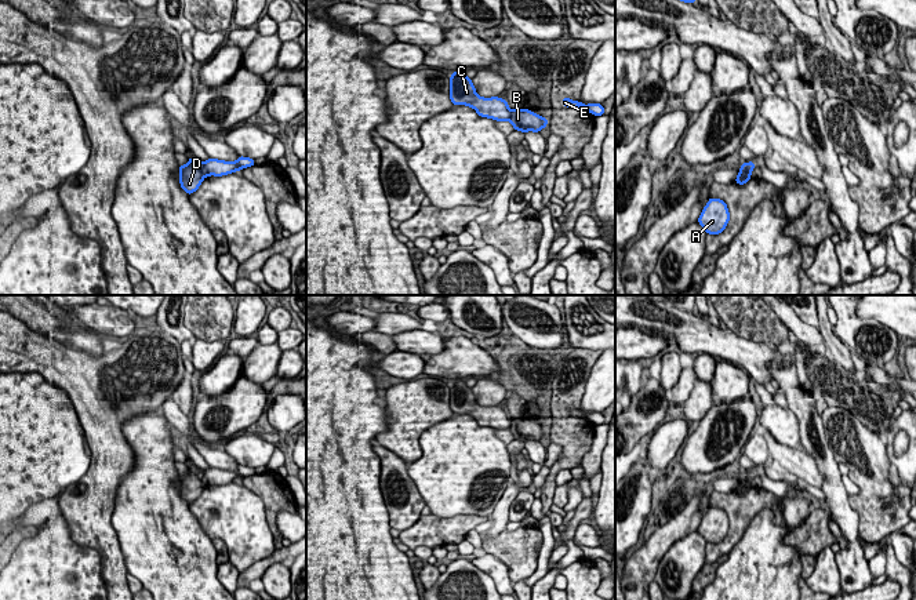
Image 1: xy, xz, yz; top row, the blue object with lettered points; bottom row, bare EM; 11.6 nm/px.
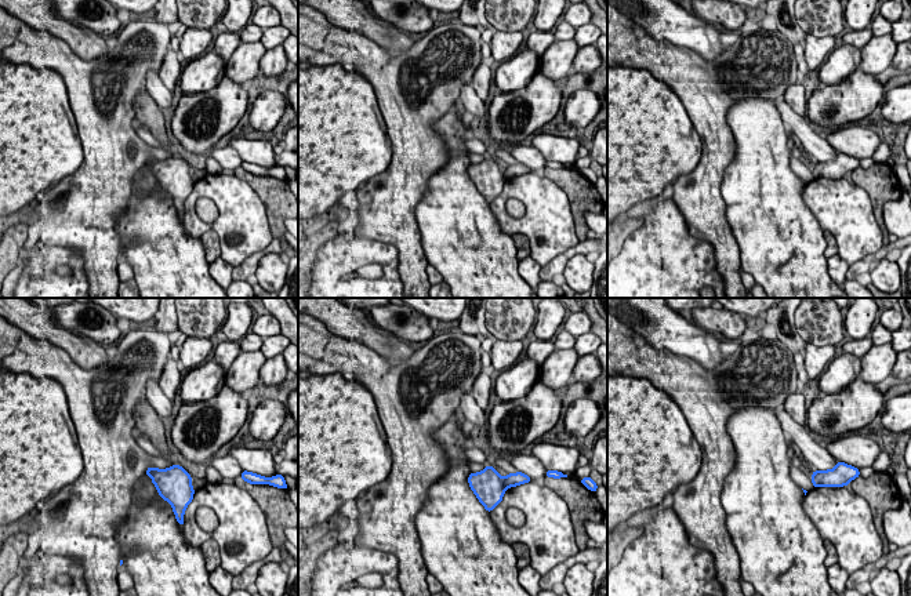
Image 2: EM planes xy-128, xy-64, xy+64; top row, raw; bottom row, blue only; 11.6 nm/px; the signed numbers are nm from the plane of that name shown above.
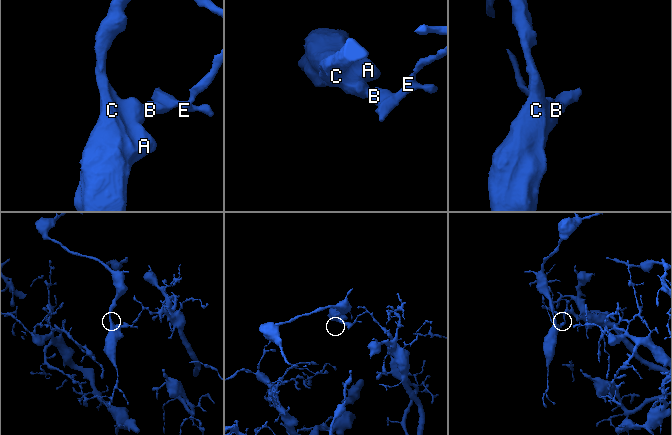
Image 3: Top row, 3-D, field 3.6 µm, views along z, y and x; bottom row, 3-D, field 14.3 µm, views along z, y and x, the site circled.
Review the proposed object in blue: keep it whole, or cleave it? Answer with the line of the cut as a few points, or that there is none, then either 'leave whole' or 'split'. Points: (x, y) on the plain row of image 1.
cut in xy along (199, 473), (203, 486); split

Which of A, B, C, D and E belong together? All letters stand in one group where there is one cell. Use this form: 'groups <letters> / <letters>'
groups A C D / B E

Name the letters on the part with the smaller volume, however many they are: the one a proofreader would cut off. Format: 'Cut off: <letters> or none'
Cut off: A, C, D

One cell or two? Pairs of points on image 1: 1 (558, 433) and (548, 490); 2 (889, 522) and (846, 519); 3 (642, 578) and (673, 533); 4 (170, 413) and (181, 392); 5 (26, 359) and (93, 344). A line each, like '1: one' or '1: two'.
1: one
2: two
3: one
4: two
5: two

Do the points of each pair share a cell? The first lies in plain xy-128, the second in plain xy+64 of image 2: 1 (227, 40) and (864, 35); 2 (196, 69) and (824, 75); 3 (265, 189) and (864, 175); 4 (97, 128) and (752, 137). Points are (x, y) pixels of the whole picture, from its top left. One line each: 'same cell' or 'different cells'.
1: same cell
2: same cell
3: same cell
4: different cells

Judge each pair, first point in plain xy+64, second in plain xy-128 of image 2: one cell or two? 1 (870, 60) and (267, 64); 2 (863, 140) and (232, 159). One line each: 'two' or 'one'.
1: two
2: two

